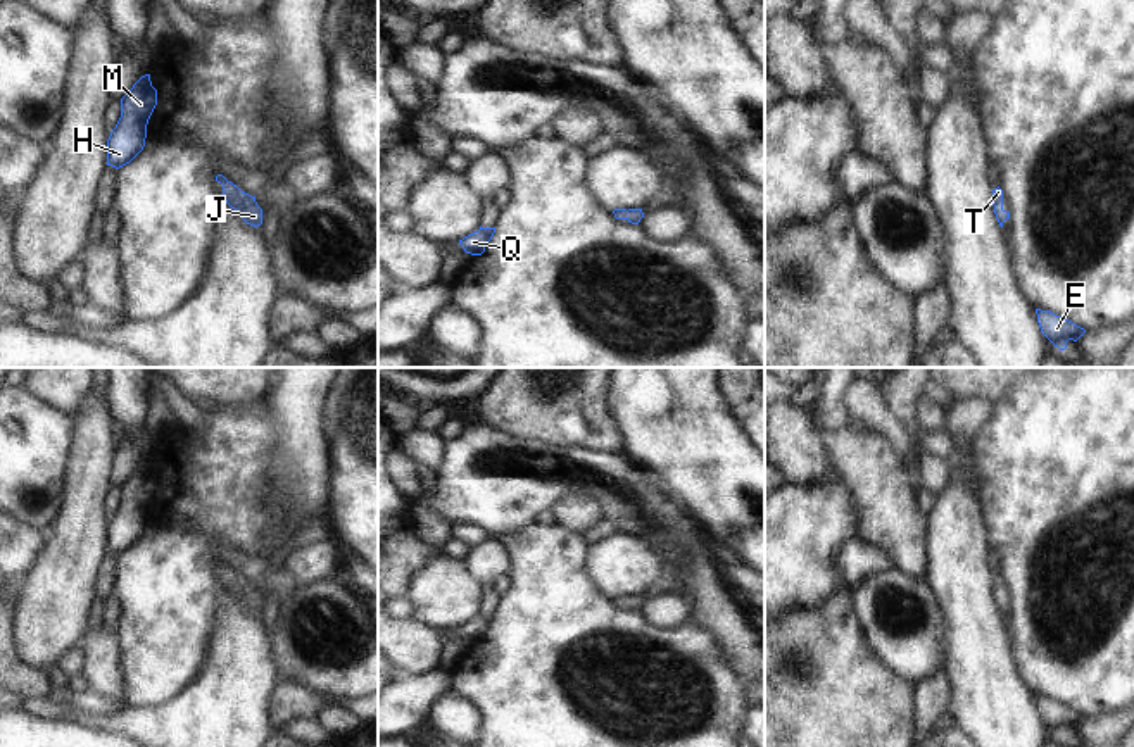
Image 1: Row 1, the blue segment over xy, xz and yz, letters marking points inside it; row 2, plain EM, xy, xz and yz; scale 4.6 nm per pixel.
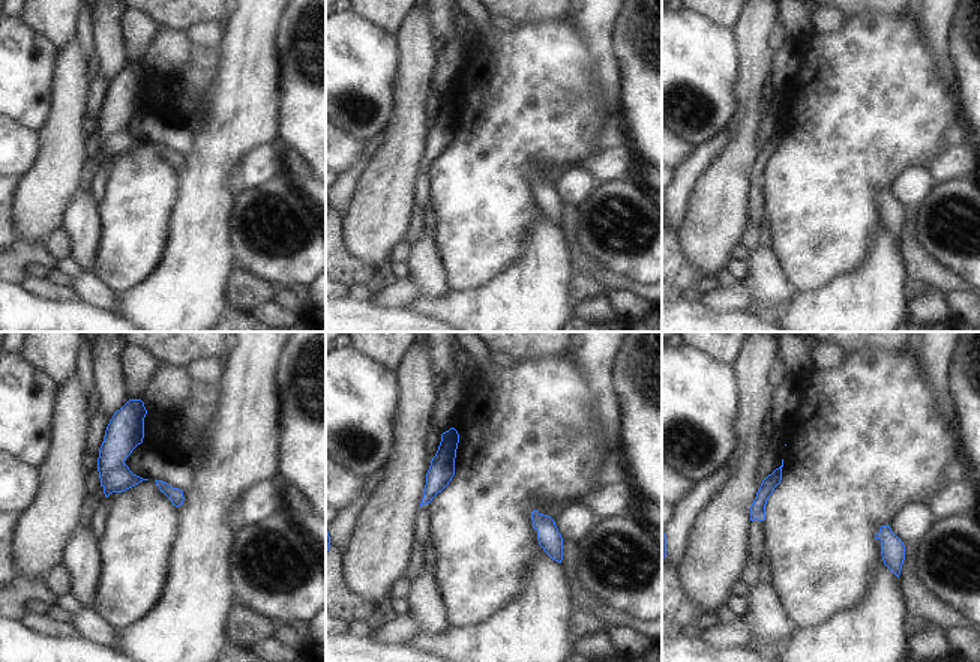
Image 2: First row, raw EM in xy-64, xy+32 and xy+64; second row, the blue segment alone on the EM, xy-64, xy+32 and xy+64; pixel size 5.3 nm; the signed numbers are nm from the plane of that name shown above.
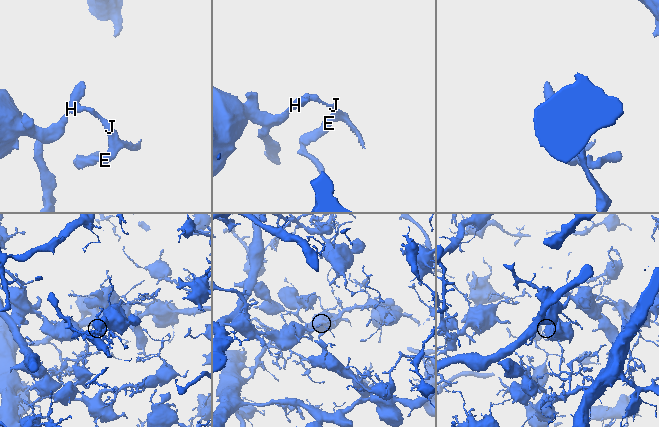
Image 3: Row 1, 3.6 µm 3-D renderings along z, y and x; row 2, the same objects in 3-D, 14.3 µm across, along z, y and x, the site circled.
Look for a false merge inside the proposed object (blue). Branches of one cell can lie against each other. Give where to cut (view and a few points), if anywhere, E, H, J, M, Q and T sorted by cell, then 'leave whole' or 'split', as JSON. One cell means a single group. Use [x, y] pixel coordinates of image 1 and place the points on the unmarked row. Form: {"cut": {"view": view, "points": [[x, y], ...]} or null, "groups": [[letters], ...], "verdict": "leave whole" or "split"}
{"cut": null, "groups": [["E", "H", "J", "M", "Q", "T"]], "verdict": "leave whole"}

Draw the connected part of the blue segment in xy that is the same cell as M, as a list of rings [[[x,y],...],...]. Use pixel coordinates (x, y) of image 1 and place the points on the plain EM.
[[[150,461],[142,462],[121,485],[121,504],[107,526],[107,552],[129,550],[145,533],[147,511],[157,492]]]

